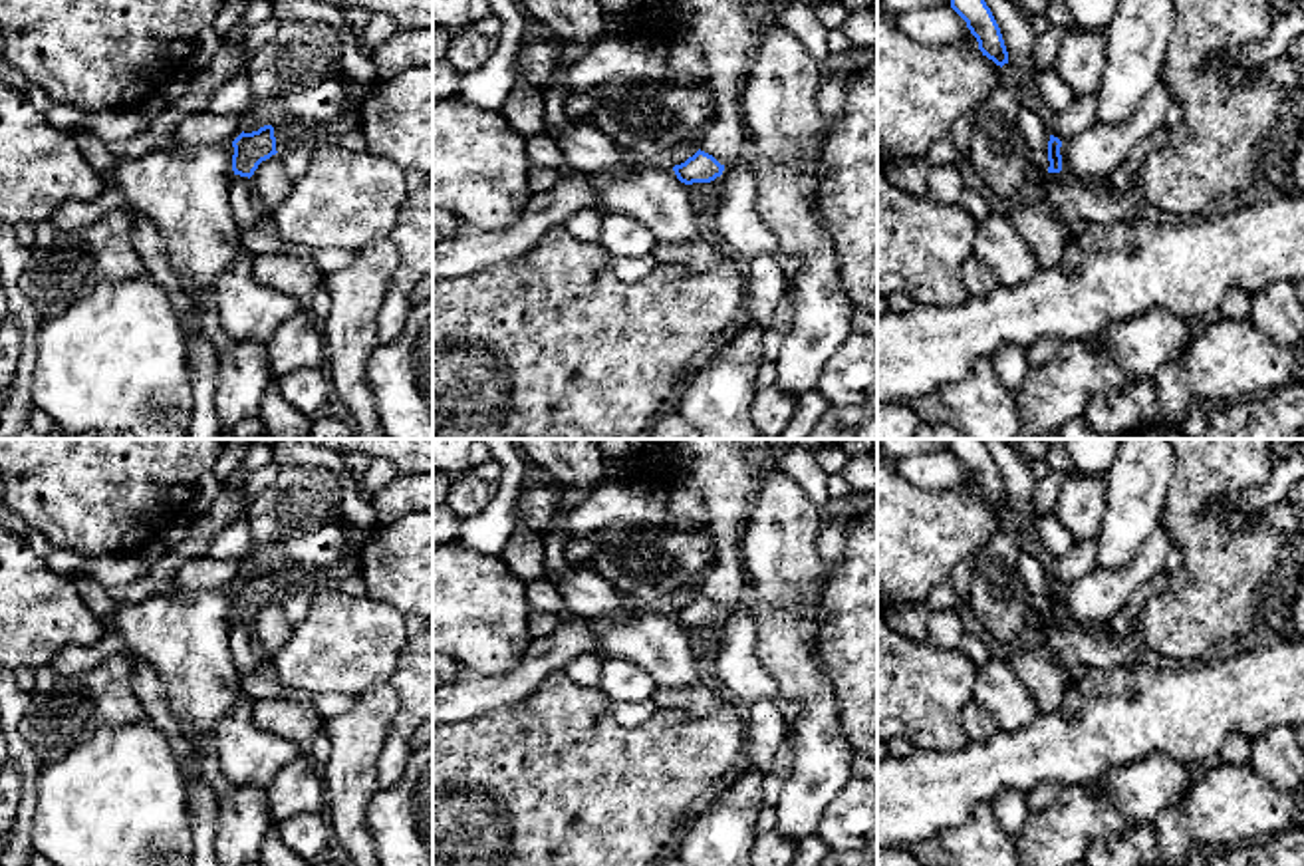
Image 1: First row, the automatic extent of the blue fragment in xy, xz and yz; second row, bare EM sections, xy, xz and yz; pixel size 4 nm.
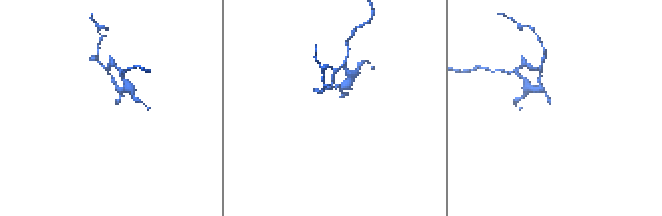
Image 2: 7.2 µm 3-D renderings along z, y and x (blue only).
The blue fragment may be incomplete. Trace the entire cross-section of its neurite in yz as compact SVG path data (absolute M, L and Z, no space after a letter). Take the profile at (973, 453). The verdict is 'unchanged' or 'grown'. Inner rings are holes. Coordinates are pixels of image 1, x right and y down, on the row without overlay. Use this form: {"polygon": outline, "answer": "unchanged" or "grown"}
{"polygon": "M951 439L951 453L967 467L982 501L1000 512L1008 508L1008 497L1000 473L982 439Z", "answer": "unchanged"}

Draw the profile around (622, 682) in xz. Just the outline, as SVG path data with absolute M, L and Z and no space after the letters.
M605 657L601 671L601 693L611 703L645 703L657 691L655 677L645 669L621 657Z

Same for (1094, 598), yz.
M1161 522L1139 546L1135 558L1123 568L1100 568L1062 586L1062 616L1066 626L1108 624L1127 598L1155 574L1163 572L1165 556L1173 546L1171 534Z

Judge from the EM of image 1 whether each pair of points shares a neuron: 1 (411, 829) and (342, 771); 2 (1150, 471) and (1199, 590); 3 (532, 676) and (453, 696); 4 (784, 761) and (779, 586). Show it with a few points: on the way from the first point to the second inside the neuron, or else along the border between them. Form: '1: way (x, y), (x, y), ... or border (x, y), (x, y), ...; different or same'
1: border (376, 789), (368, 805), (368, 827), (374, 843); different
2: border (1177, 461), (1162, 521); different
3: way (513, 686), (503, 692), (473, 694); same
4: border (788, 737), (792, 767), (782, 783); different

